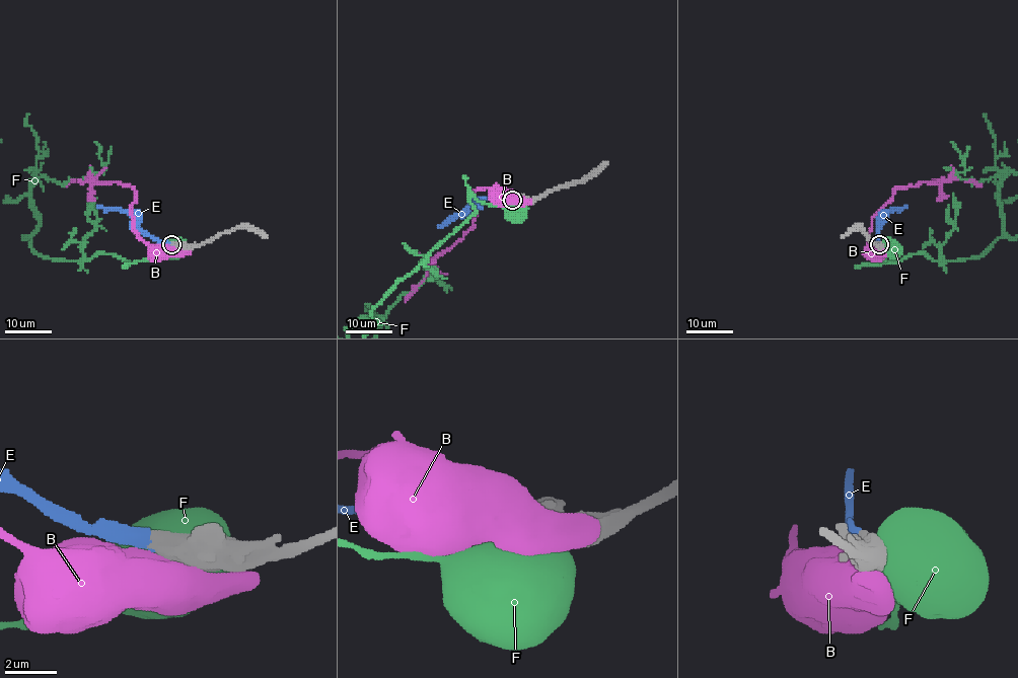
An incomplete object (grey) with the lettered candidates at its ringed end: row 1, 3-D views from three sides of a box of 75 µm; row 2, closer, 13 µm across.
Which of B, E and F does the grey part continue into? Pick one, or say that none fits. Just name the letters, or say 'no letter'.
E

